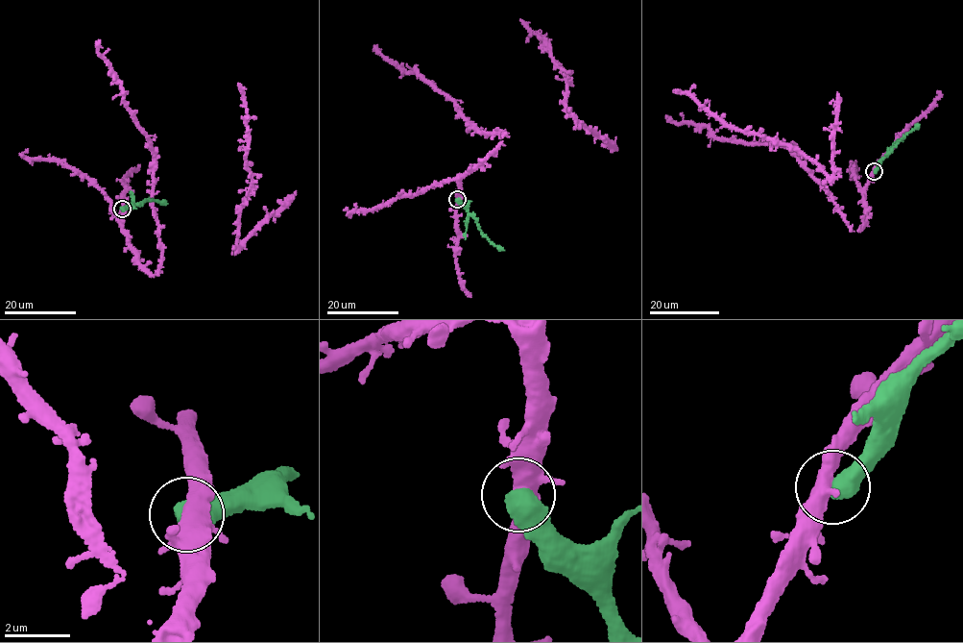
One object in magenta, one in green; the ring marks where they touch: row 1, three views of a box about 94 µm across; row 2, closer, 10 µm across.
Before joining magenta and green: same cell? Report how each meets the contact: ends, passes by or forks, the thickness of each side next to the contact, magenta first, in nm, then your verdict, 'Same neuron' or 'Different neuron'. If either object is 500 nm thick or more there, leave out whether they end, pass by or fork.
Thickness 400 nm (magenta) against 650 nm. Different neuron

